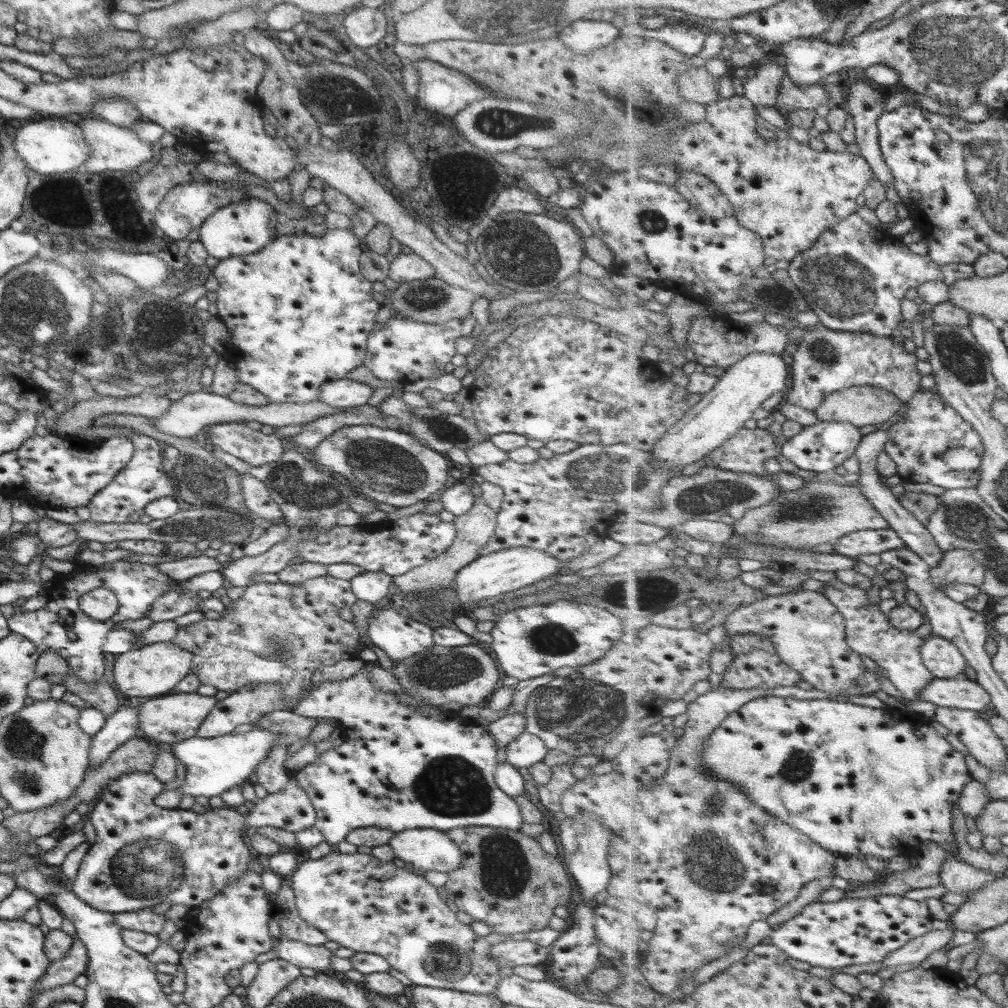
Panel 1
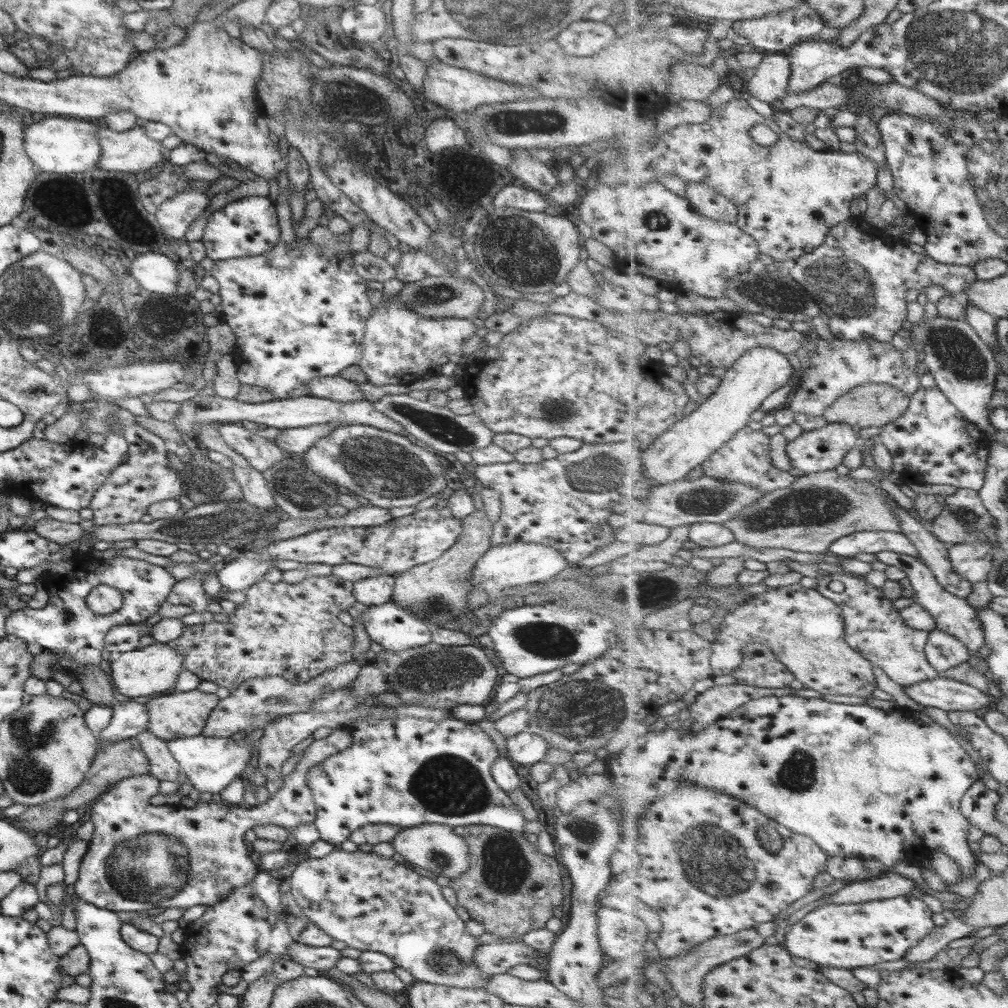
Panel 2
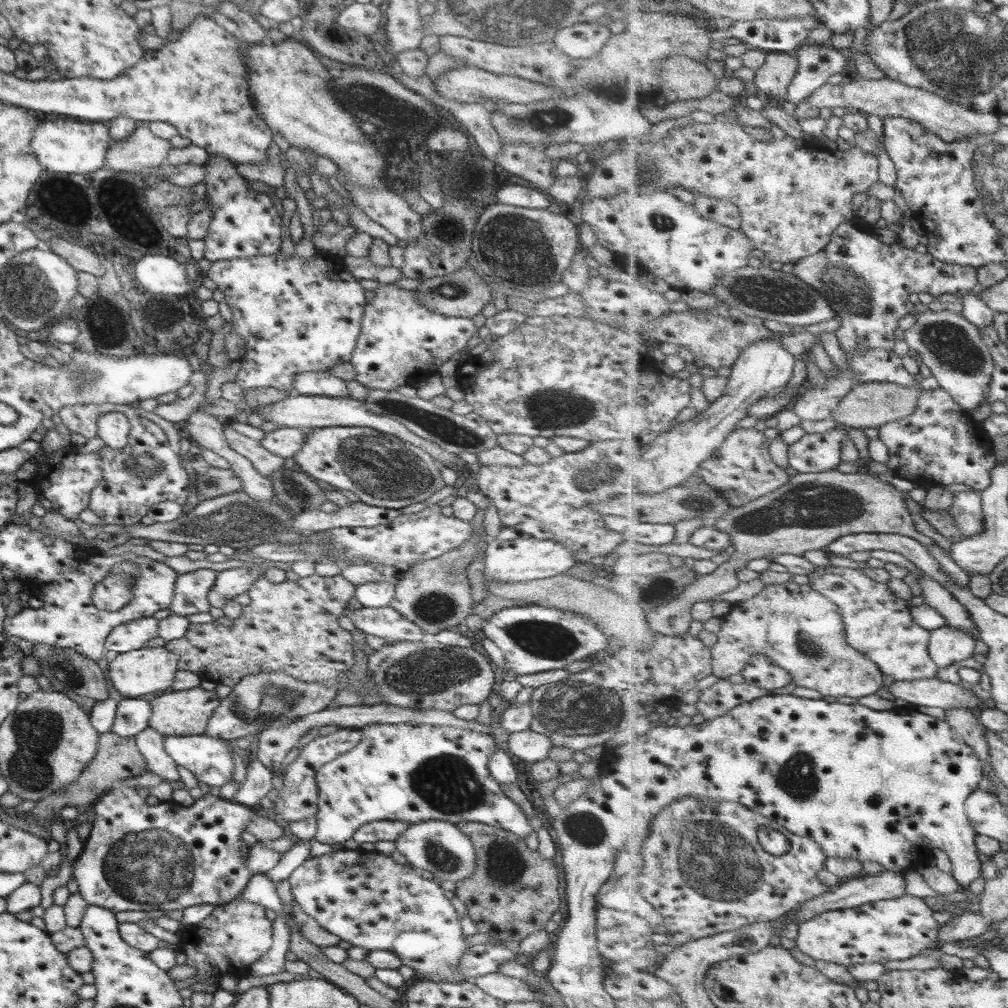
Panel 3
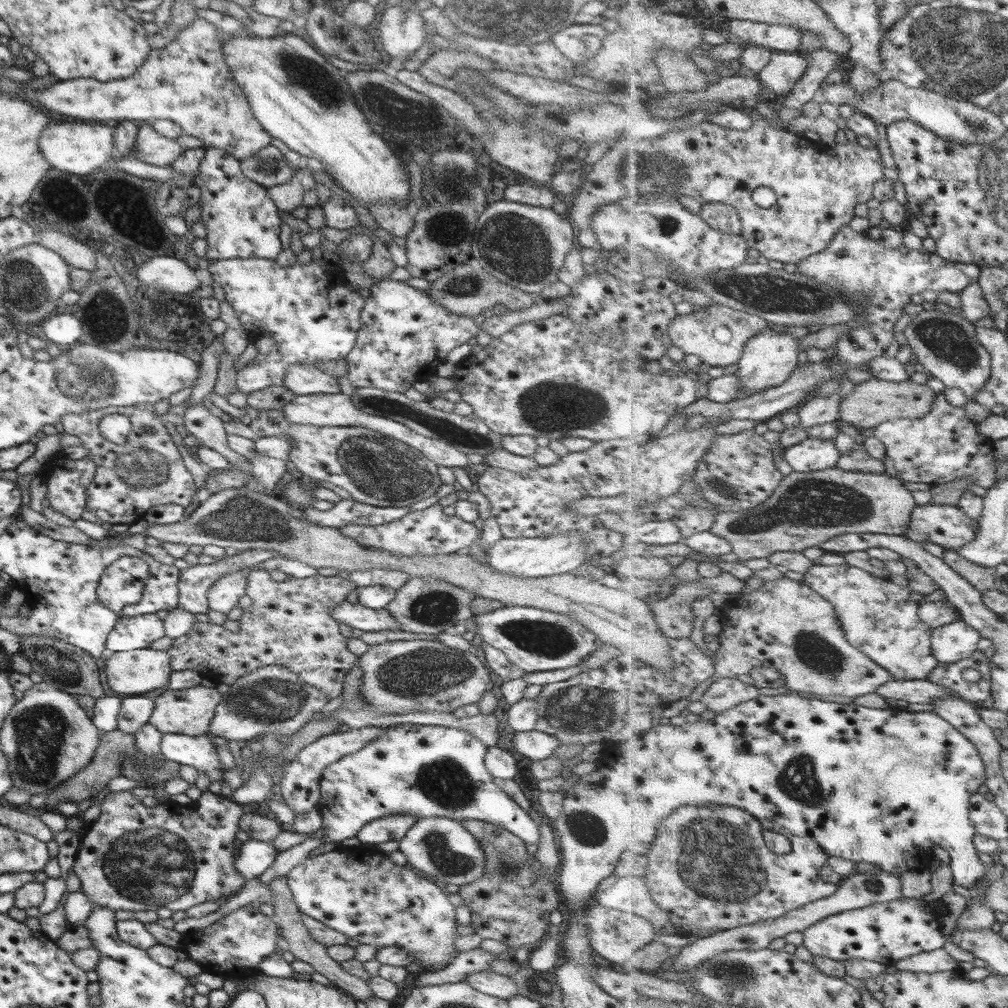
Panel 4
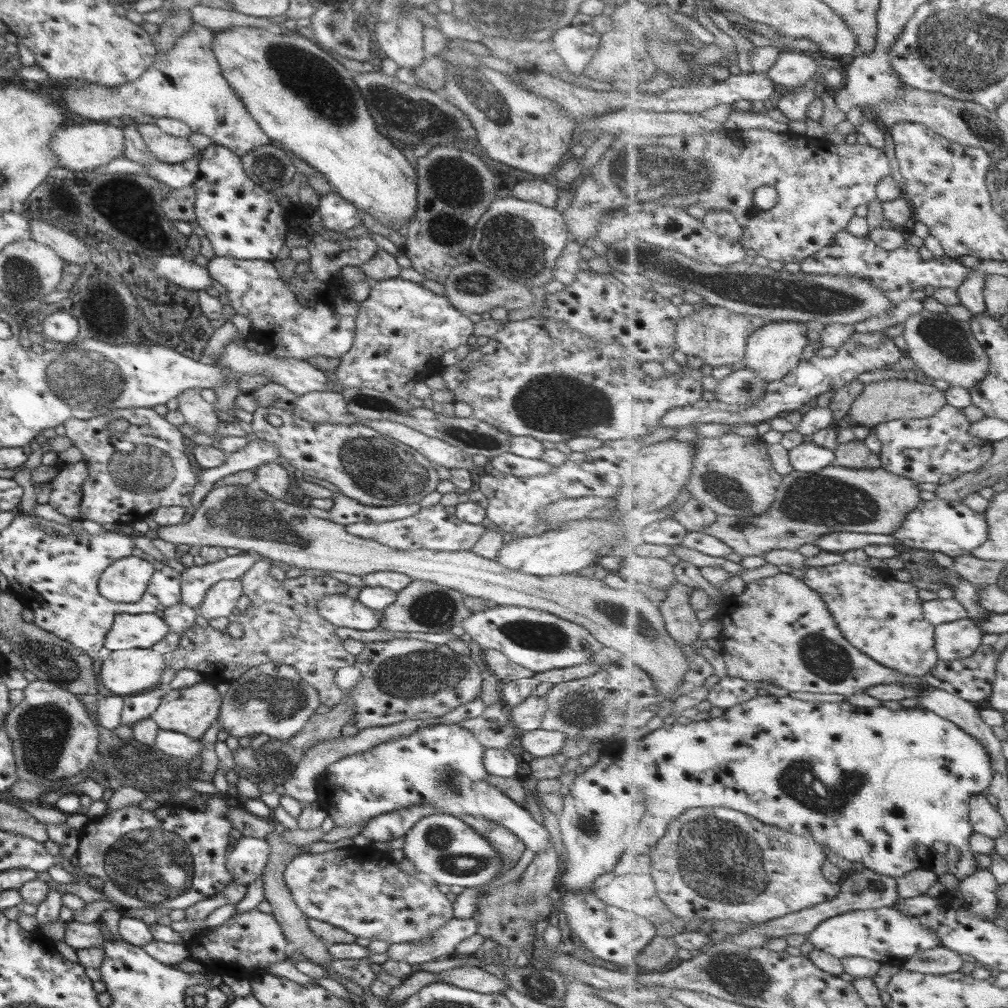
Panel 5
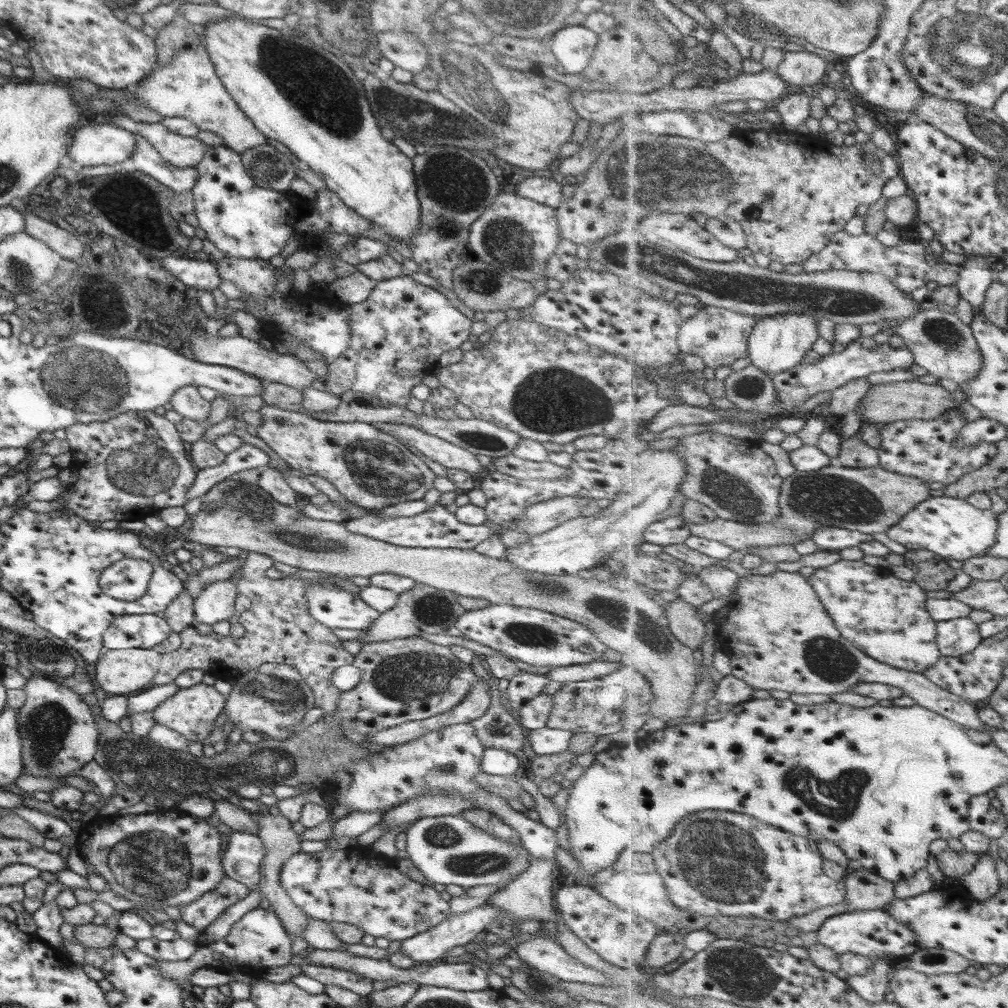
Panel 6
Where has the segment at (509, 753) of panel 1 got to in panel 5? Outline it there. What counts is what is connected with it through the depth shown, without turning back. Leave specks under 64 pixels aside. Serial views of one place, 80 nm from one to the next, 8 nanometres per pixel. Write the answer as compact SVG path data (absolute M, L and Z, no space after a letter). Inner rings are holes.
M536 729L521 732L519 743L523 752L541 758L559 754L565 739L561 732L547 732Z

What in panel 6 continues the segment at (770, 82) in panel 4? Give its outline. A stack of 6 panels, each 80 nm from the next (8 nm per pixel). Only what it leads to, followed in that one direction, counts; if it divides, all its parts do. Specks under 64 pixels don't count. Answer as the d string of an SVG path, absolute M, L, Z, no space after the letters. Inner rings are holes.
M803 49L787 51L785 60L777 72L789 84L803 86L826 81L827 70L832 66L833 64L823 57Z

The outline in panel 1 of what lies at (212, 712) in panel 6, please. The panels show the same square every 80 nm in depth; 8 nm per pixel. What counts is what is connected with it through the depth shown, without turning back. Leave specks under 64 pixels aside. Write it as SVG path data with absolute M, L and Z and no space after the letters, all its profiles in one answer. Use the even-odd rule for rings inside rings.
M178 693L153 697L144 704L135 707L137 711L137 726L143 732L143 737L157 744L177 744L181 740L195 737L199 725L203 723L209 711L215 707L216 699L211 696L199 696L199 694Z

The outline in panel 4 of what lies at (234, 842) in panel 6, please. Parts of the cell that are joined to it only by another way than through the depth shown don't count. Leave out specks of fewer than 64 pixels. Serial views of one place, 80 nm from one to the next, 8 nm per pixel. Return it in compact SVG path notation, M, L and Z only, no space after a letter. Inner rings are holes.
M248 839L241 843L233 866L244 880L257 878L274 861L277 851L269 842Z

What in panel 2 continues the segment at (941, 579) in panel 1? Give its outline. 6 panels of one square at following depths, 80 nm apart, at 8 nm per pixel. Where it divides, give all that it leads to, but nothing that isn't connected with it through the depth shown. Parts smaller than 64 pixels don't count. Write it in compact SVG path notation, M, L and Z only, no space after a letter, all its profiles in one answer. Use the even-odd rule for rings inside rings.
M974 542L948 545L953 568L971 584L987 581L994 567L987 543Z

